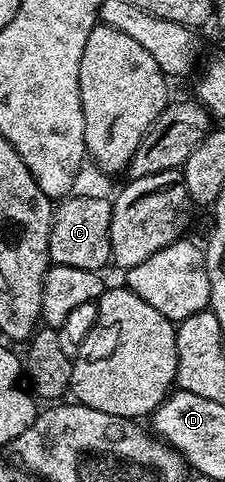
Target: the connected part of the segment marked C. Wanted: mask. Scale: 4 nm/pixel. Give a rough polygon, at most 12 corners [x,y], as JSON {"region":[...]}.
{"region":[[107,198],[54,209],[51,264],[99,272],[111,259]]}

